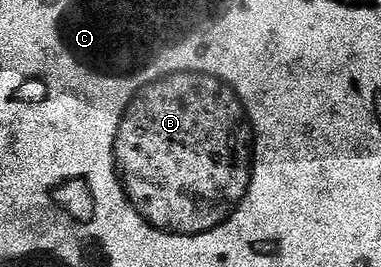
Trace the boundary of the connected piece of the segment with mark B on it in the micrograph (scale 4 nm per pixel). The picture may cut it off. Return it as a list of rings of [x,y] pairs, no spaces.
[[[179,67],[154,76],[154,81],[140,83],[125,101],[115,120],[114,188],[131,212],[147,217],[163,237],[201,239],[202,233],[222,233],[226,224],[237,219],[238,212],[254,193],[258,151],[262,136],[258,121],[244,104],[238,82],[228,83],[225,75],[200,67]]]

